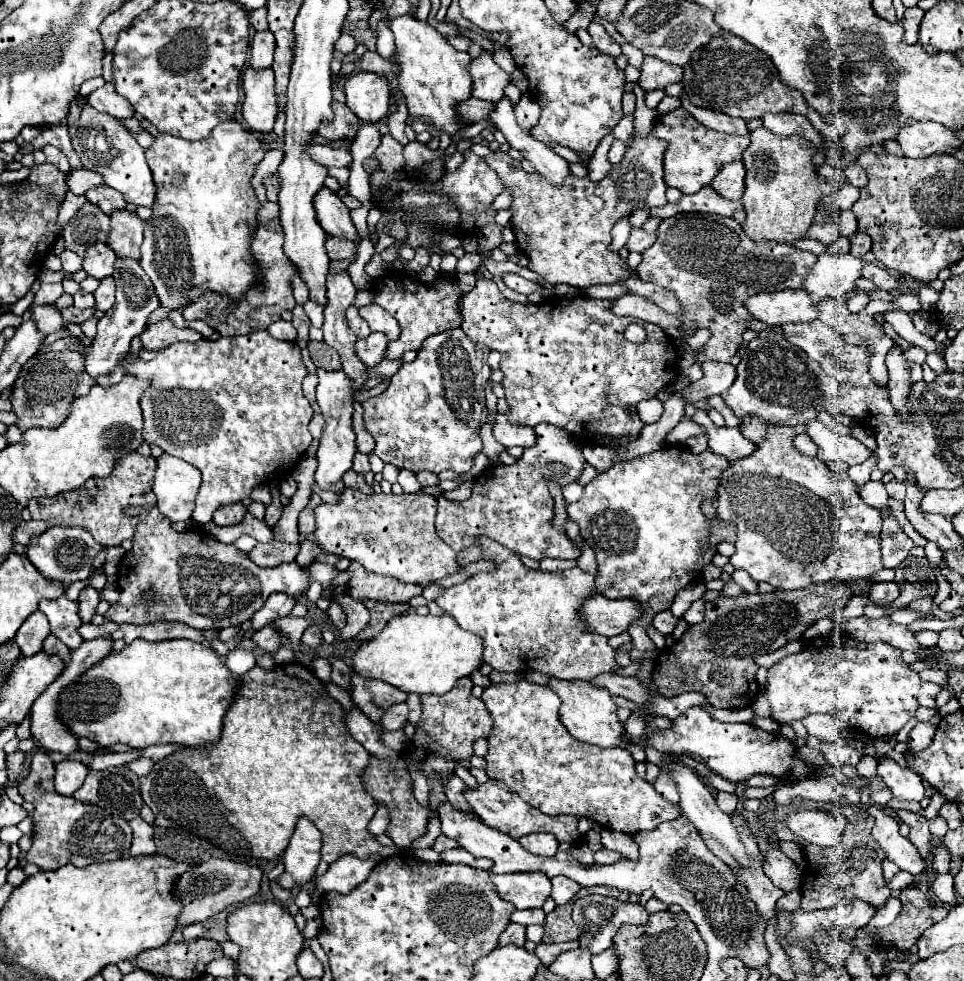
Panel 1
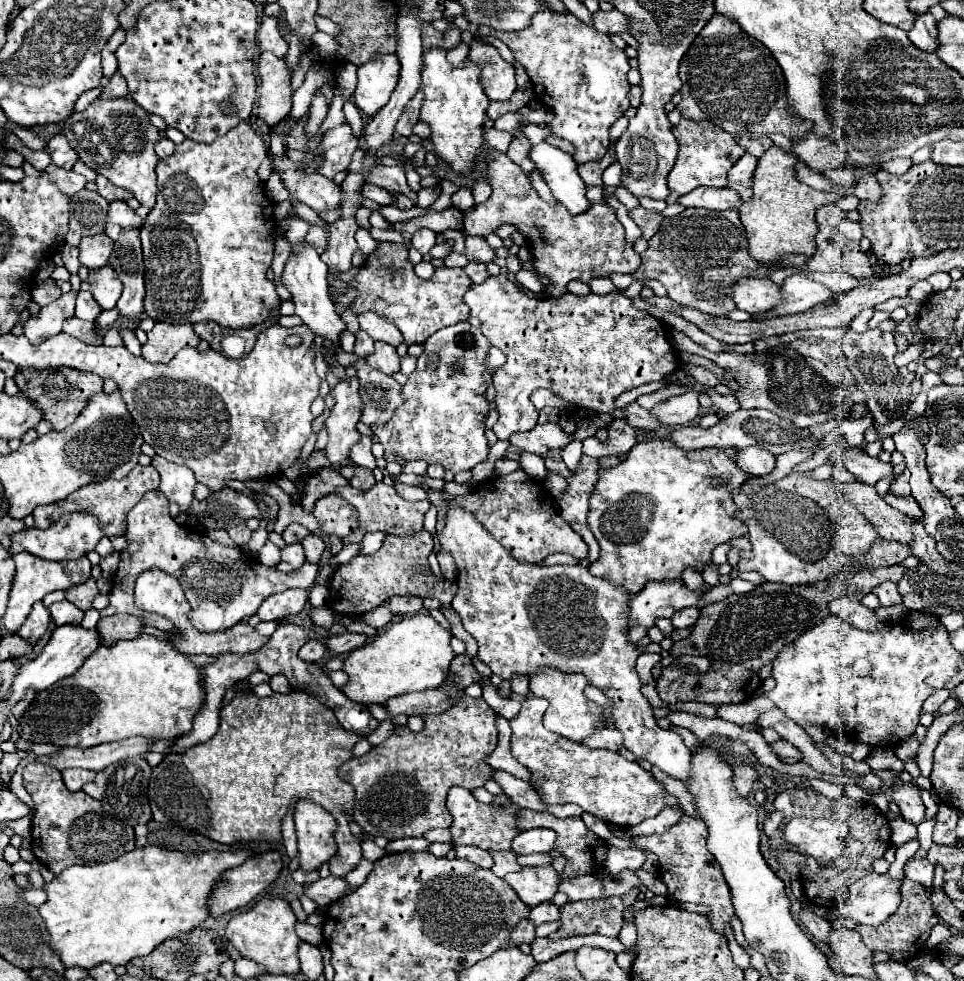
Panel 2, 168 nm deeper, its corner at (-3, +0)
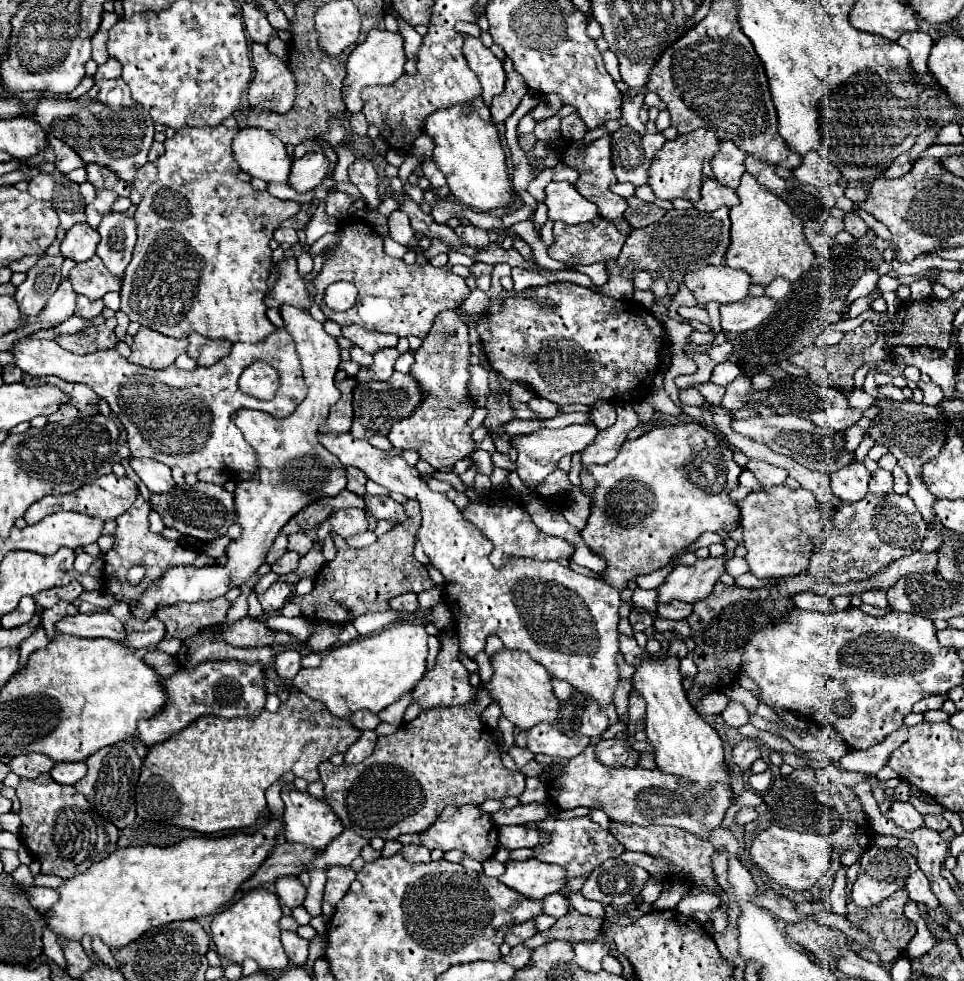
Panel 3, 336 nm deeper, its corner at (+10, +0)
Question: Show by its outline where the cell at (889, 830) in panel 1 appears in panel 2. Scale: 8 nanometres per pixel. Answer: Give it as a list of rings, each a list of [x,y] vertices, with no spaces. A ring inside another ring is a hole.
[[[911,858],[905,864],[905,876],[925,888],[933,886],[933,870],[935,870],[935,866],[927,858],[921,858],[921,860]]]

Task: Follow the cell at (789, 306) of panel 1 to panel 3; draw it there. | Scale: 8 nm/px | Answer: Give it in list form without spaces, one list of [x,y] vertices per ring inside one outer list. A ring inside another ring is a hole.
[[[726,264],[708,266],[686,276],[686,286],[696,296],[698,304],[734,304],[748,296],[752,280],[744,270],[734,270]]]

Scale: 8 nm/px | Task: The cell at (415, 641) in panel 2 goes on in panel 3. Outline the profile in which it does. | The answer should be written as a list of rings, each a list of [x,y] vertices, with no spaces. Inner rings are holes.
[[[390,624],[378,634],[360,636],[356,642],[334,646],[322,654],[318,668],[302,668],[294,684],[306,696],[320,700],[334,716],[344,718],[356,710],[378,714],[412,692],[416,680],[426,672],[428,632],[424,624]]]

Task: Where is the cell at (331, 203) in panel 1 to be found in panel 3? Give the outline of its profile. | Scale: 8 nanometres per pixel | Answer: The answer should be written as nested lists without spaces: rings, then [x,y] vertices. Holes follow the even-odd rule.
[[[244,128],[236,134],[232,150],[240,168],[252,178],[288,184],[292,158],[278,136],[260,128]]]

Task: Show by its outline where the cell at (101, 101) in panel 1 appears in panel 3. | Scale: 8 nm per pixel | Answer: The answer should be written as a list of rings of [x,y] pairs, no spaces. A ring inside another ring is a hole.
[[[110,58],[106,64],[98,66],[98,72],[96,72],[96,76],[94,76],[94,82],[106,80],[106,78],[118,78],[118,76],[120,76],[120,70],[122,70],[122,68],[120,68],[118,60]]]

